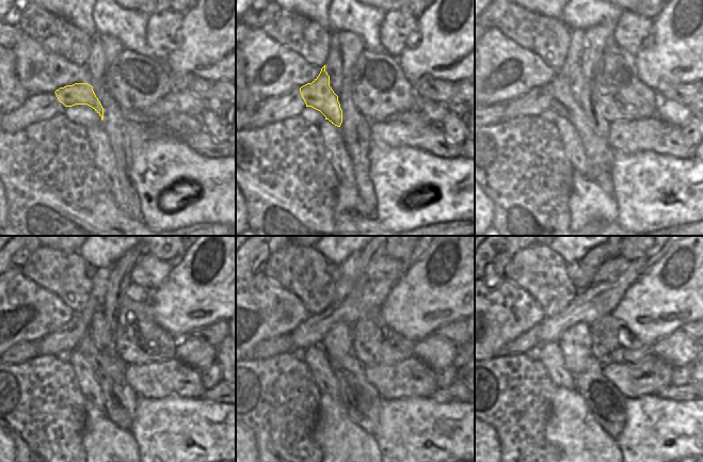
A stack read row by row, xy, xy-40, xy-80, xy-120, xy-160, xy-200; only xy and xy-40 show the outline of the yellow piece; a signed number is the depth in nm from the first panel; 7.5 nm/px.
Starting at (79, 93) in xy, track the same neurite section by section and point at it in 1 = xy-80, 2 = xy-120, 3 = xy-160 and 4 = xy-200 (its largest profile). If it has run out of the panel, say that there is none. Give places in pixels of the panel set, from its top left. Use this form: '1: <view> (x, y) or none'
1: xy-80 (600, 156)
2: xy-120 (120, 399)
3: xy-160 (363, 402)
4: xy-200 (606, 403)

